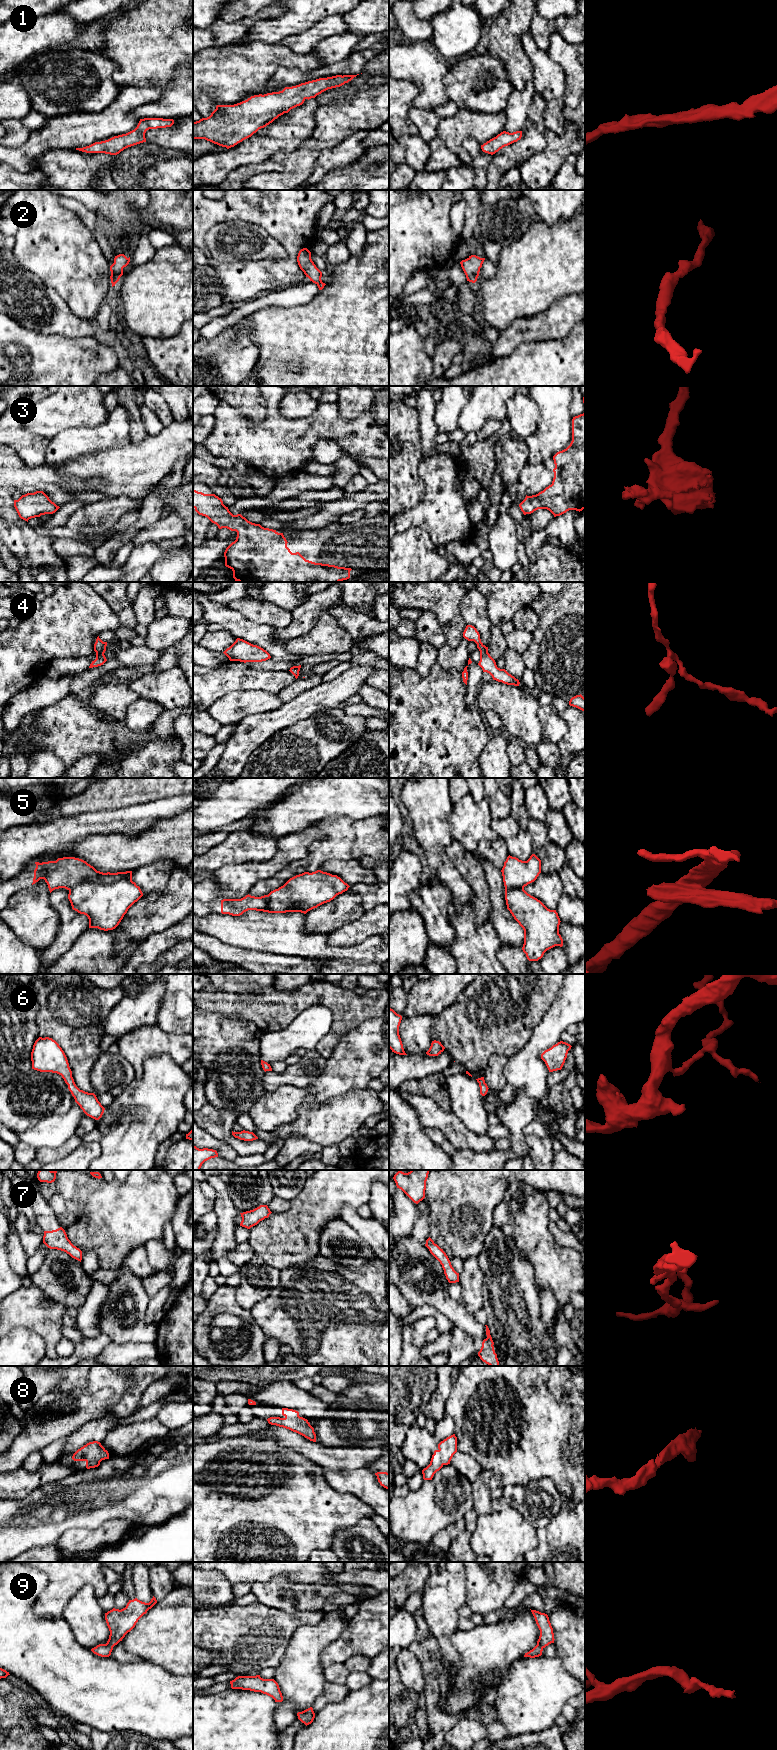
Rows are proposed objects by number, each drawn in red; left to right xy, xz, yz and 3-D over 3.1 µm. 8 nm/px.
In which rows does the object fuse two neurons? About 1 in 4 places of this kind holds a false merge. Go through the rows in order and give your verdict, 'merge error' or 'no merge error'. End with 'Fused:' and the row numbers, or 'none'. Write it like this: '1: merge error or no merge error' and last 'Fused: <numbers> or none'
1: no merge error
2: no merge error
3: no merge error
4: no merge error
5: merge error
6: no merge error
7: no merge error
8: no merge error
9: no merge error
Fused: 5

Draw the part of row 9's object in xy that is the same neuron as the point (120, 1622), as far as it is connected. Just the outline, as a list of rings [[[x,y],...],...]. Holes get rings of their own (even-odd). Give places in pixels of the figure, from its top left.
[[[153,1596],[149,1603],[142,1602],[137,1598],[129,1600],[126,1607],[119,1610],[113,1608],[105,1613],[105,1620],[110,1631],[106,1644],[99,1644],[91,1651],[101,1657],[109,1657],[113,1647],[117,1645],[125,1635],[130,1632],[138,1620],[157,1603]]]

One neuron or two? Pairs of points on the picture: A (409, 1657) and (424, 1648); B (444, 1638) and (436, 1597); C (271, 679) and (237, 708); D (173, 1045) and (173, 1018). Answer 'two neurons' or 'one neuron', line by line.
A: two neurons
B: one neuron
C: two neurons
D: two neurons

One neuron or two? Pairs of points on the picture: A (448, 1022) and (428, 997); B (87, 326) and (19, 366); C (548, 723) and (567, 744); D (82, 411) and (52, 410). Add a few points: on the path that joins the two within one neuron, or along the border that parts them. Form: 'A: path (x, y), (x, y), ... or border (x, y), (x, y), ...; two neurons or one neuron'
A: border (458, 997), (433, 1017); two neurons
B: border (44, 334), (91, 337); two neurons
C: border (560, 715), (567, 726), (567, 732), (557, 743); two neurons
D: path (75, 410), (59, 410); one neuron

